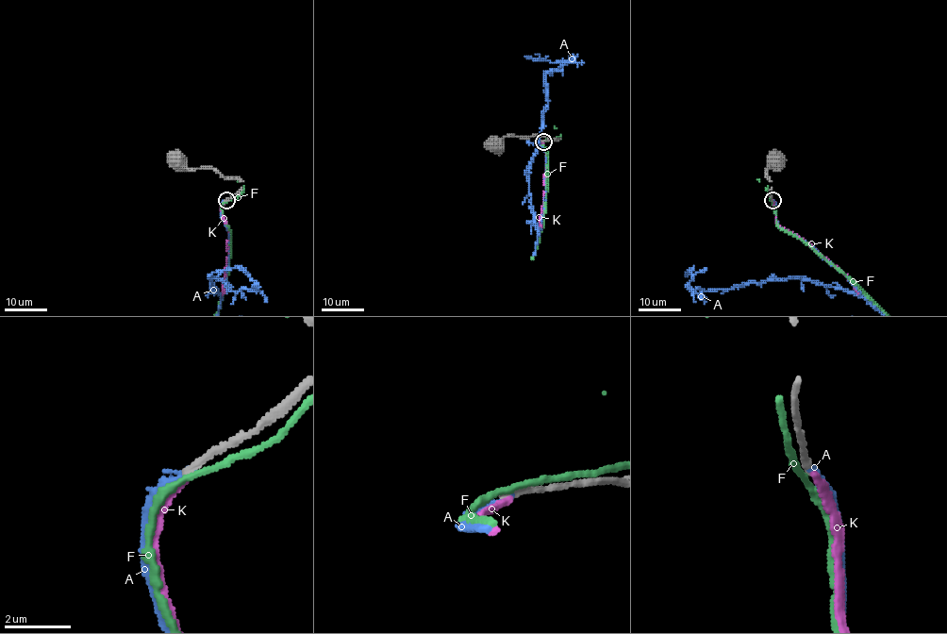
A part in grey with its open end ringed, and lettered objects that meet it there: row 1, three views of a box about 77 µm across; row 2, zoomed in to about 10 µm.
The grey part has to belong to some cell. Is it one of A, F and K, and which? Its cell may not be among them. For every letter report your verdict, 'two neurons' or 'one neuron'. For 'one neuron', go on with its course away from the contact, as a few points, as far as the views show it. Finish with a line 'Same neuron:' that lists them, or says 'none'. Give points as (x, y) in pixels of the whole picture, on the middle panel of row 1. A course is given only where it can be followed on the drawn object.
A: one neuron
F: two neurons
K: two neurons
Same neuron: A

